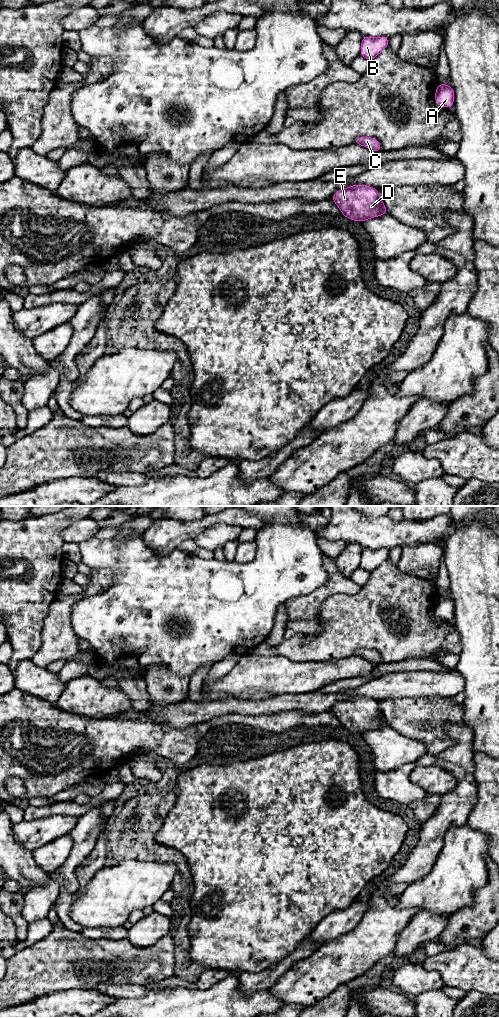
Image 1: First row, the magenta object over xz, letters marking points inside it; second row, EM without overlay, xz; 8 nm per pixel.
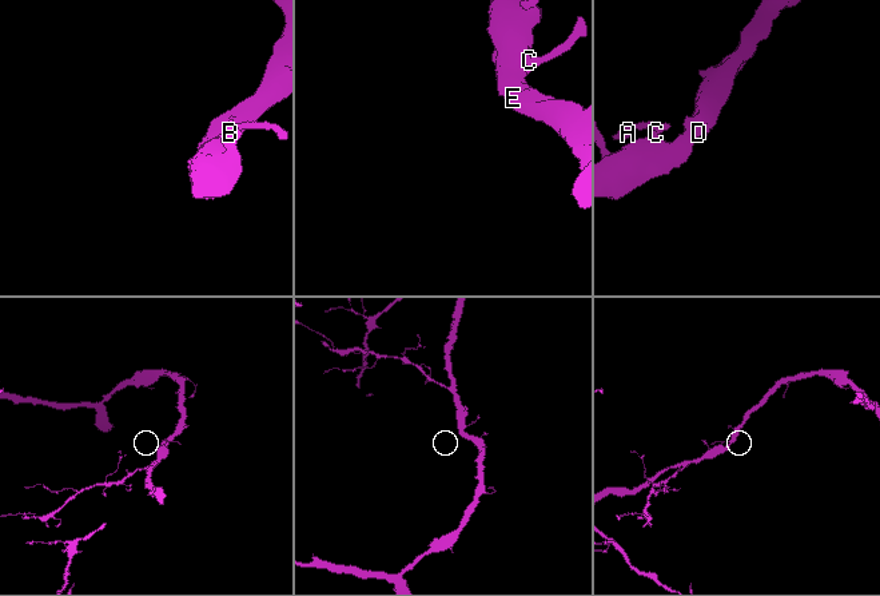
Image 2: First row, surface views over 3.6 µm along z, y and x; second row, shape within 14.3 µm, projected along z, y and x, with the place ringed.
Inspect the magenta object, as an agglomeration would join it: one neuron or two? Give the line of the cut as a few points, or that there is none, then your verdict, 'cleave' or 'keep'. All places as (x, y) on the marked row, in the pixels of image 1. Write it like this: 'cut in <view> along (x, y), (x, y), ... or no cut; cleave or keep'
no cut; keep

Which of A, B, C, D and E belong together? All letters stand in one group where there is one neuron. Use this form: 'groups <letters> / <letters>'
groups A B C D E

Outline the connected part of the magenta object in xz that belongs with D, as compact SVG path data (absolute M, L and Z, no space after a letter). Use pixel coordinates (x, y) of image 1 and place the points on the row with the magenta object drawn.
M349 186L336 191L331 200L336 203L343 216L361 223L388 213L379 196L379 190L371 186Z

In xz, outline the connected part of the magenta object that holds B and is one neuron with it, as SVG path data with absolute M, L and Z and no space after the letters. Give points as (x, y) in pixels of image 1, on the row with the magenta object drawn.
M363 36L361 42L360 56L372 61L378 54L384 51L389 45L390 38L386 36L369 37Z

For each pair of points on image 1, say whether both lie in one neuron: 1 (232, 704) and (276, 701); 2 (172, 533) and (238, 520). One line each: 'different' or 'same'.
1: same
2: same

